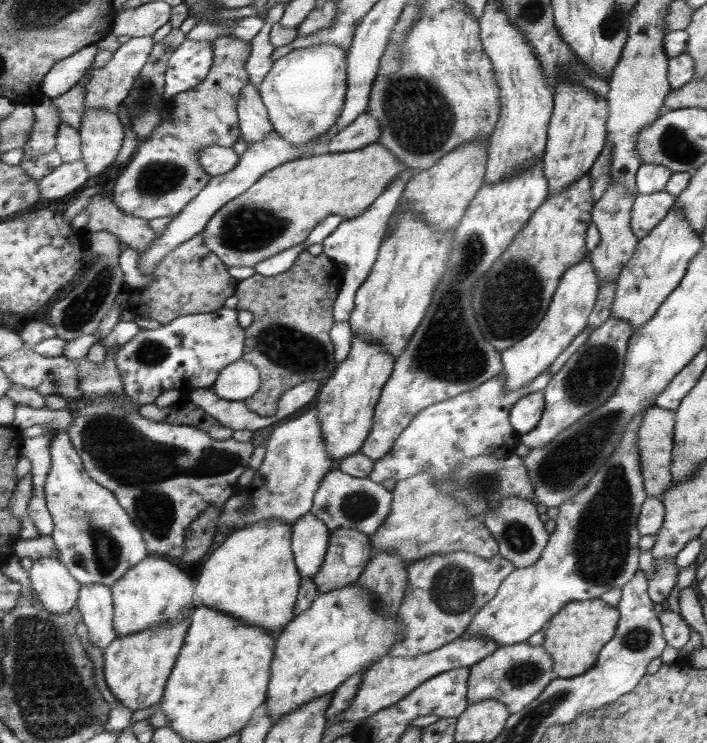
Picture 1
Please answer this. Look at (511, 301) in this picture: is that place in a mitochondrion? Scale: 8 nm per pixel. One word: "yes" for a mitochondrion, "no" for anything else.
yes

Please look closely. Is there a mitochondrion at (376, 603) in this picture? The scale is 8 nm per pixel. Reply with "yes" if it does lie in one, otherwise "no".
no

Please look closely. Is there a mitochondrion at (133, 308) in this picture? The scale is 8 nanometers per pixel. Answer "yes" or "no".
no

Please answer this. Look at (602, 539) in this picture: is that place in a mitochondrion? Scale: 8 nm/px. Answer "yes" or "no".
yes

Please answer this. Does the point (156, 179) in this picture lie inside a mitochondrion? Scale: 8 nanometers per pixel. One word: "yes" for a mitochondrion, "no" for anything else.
yes

